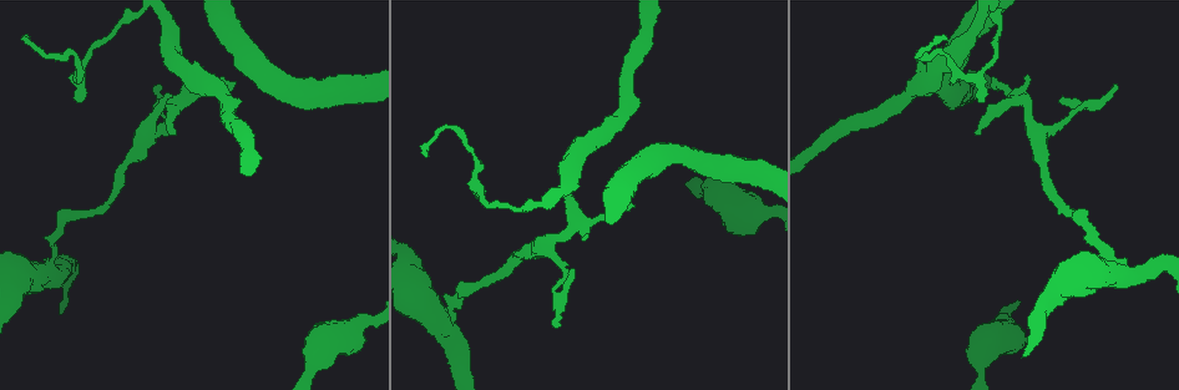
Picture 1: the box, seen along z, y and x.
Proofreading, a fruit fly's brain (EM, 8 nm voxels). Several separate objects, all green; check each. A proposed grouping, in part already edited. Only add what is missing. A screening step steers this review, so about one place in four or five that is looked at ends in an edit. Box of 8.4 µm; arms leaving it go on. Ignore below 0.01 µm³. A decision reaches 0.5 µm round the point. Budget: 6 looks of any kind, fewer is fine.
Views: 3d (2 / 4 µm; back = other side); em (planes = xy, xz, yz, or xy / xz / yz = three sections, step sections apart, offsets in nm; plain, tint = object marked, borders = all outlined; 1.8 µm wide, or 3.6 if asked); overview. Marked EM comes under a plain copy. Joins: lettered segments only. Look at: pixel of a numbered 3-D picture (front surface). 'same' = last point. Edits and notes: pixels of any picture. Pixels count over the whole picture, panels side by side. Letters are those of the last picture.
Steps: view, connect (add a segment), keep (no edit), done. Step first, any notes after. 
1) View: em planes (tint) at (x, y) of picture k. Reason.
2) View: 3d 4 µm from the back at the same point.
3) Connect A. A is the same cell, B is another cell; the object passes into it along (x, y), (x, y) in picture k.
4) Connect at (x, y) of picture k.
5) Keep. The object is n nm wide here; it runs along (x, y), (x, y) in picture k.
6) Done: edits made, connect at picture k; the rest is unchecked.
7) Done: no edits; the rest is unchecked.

View: em xz step 8 (tint) at (79, 102) of picture 1. Tapers out.

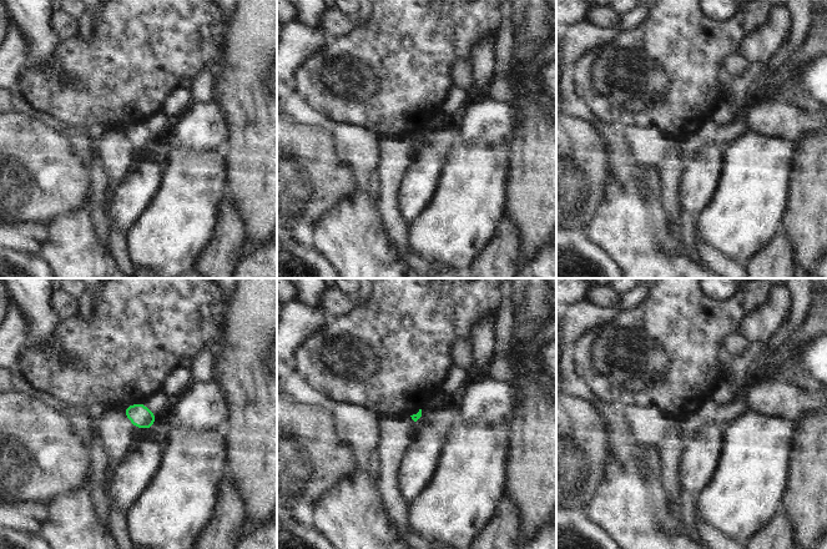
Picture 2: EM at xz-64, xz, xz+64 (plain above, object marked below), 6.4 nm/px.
View: em planes (borders) at the same point. Cut it another way.

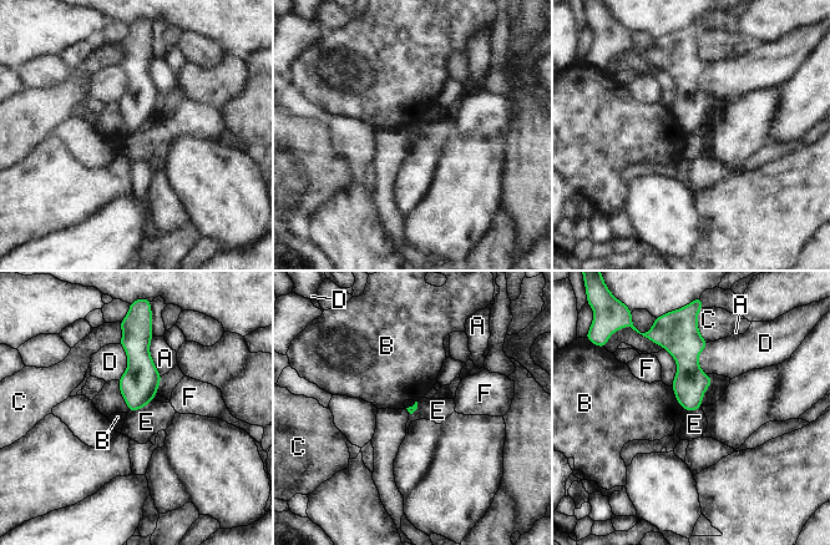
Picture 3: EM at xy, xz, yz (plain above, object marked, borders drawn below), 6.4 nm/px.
Keep. A, B, C, D, E and F are other cells; a border runs along (153, 399), (128, 412) in picture 3; no lettered segment goes on from it.

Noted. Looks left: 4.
View: 3d 4 µm at (174, 131) of picture 1. An open end.

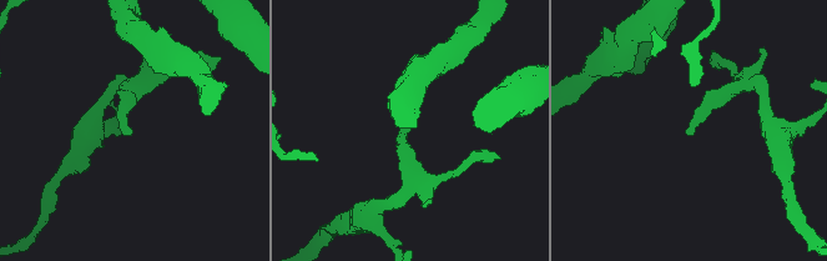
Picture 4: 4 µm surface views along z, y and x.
View: em planes (borders) at (685, 132) of picture 4.

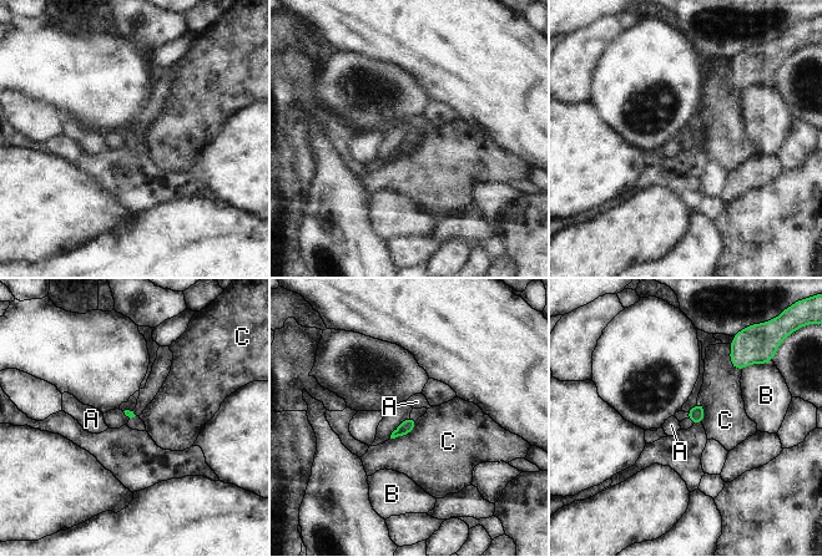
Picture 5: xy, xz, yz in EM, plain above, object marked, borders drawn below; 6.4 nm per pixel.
Keep. A, B and C are other cells; a border runs along (417, 420), (410, 431), (391, 439) in picture 5; none of them fits.

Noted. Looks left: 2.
View: em planes (borders) at (236, 83) of picture 1.

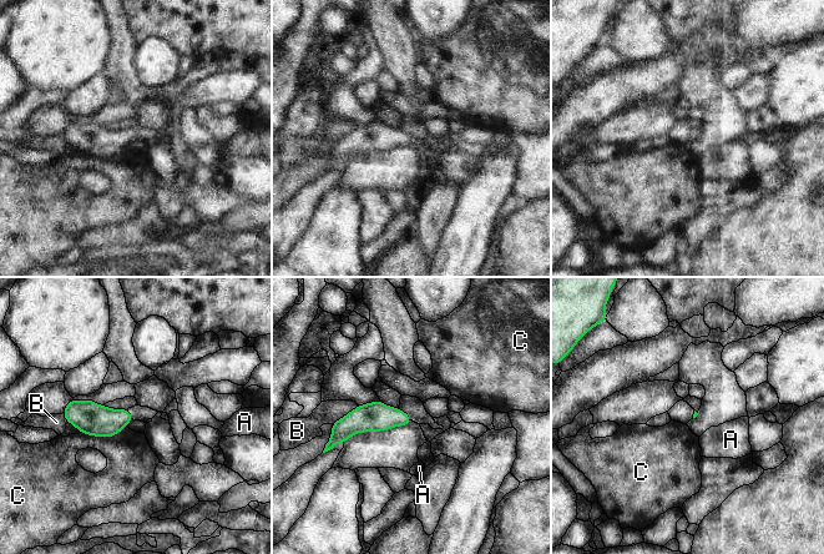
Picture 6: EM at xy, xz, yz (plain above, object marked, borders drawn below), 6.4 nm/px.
Keep. A, B and C are other cells; a border runs along (126, 426), (105, 437), (80, 433) in picture 6; no lettered segment goes on from it.

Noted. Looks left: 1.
Done: no edits; the rest is unchecked.

